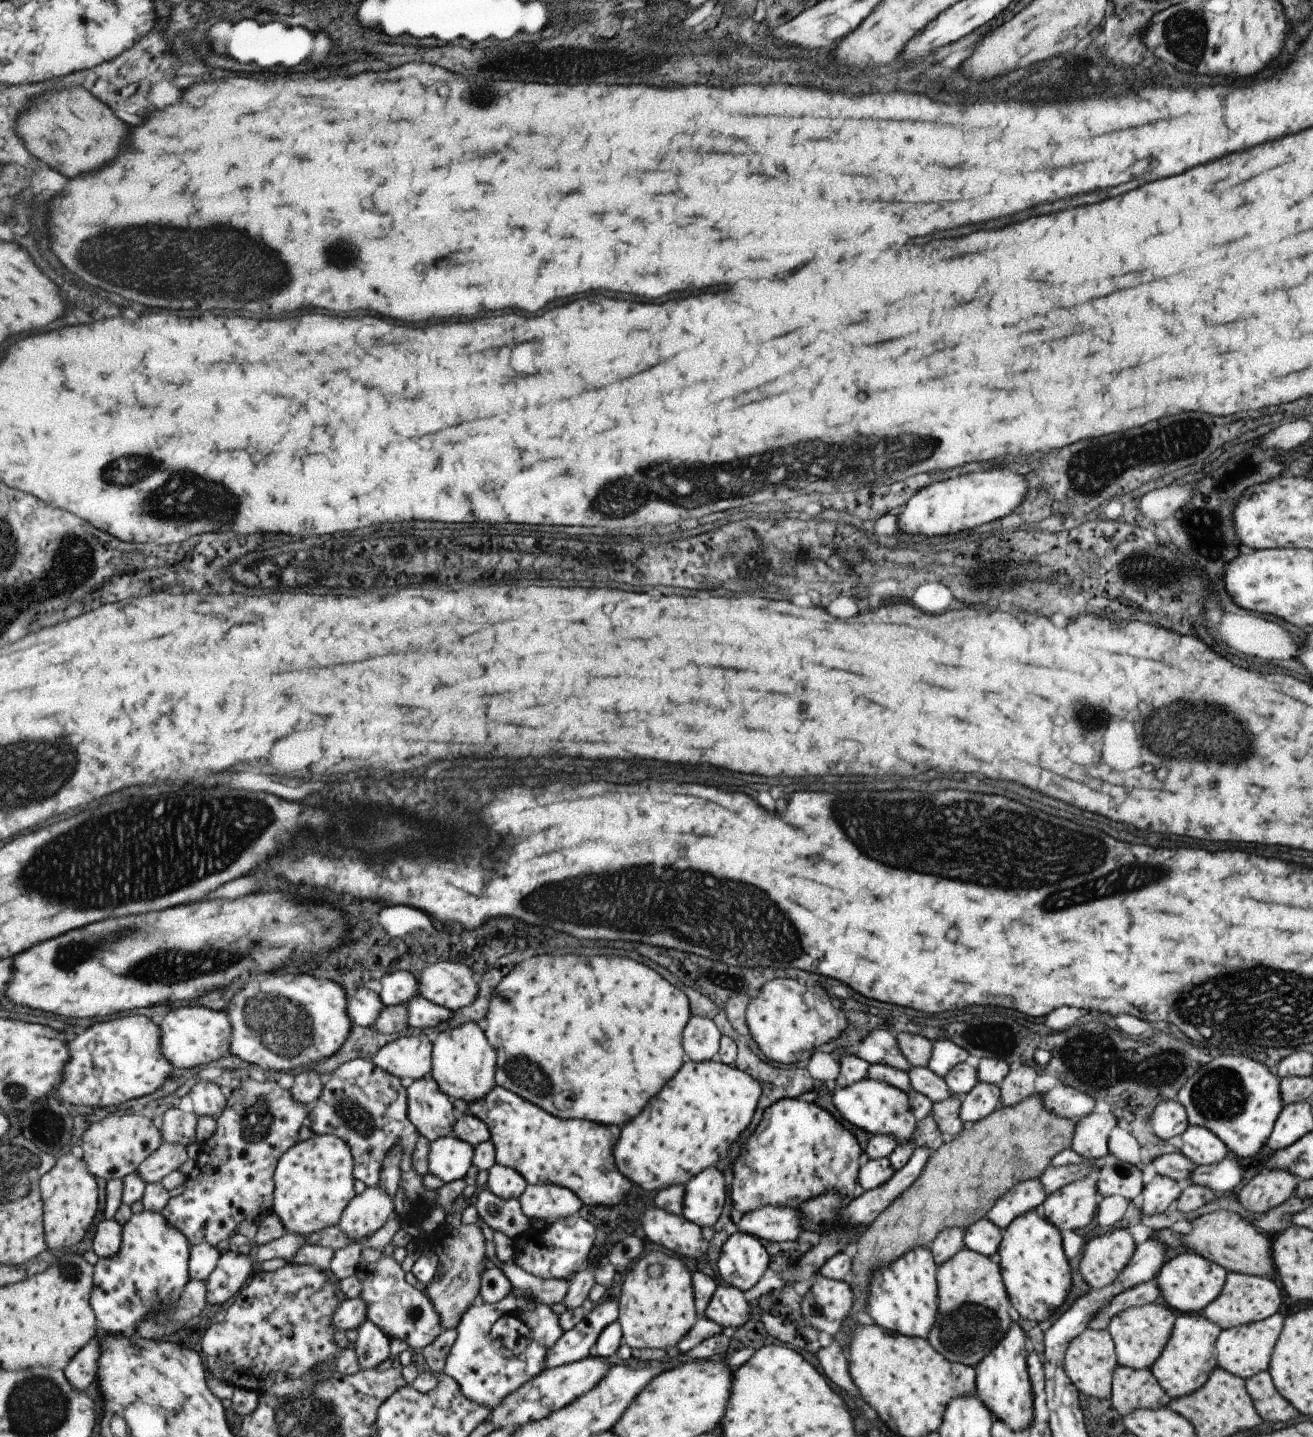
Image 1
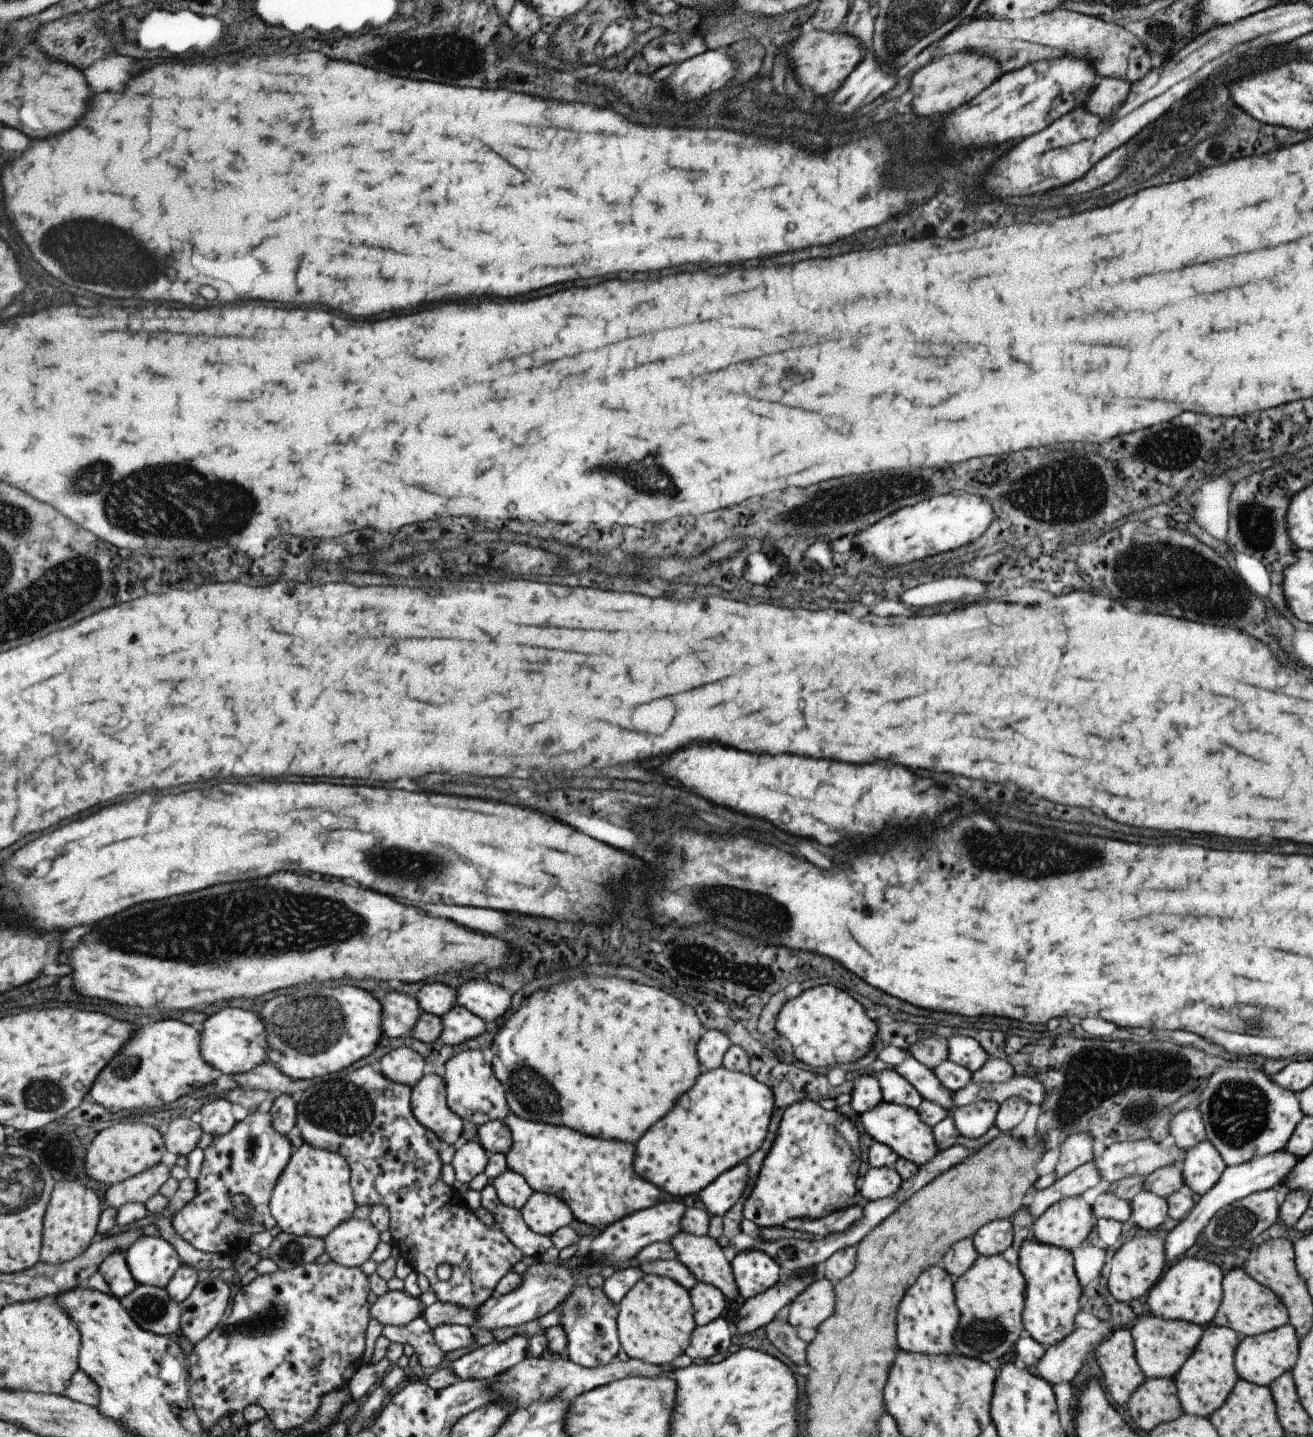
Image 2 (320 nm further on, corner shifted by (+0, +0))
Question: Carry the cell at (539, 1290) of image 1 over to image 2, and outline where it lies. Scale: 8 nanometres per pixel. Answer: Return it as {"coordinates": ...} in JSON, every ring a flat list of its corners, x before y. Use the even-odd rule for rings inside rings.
{"coordinates":[[435,1302,423,1310,423,1319,426,1326,431,1329,439,1324,453,1324,469,1328,477,1322,477,1308,463,1308,451,1302]]}

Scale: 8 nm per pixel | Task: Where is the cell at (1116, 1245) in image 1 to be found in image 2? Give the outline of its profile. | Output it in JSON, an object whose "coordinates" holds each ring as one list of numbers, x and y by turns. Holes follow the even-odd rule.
{"coordinates":[[1149,1234,1131,1238,1117,1247,1106,1269,1106,1286,1114,1300,1130,1303,1144,1296,1164,1273,1167,1264,1163,1258,1162,1240]]}

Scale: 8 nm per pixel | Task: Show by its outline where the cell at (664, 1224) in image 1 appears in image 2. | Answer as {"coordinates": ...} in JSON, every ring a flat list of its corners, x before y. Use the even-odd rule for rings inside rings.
{"coordinates":[[677,1232,670,1239,677,1261,683,1264,695,1280,717,1288,725,1299,734,1300,737,1288,729,1262,715,1239]]}

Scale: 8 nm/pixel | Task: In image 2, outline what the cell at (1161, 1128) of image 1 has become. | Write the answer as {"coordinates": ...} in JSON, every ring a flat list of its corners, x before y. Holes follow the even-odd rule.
{"coordinates":[[1197,1107,1177,1112,1169,1120,1167,1132,1173,1137,1175,1146,1185,1151,1206,1140,1201,1114]]}

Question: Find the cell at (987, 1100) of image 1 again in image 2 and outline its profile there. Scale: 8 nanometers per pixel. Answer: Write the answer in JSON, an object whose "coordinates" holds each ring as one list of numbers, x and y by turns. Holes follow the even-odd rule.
{"coordinates":[[979,1100,955,1109,952,1120,958,1135,974,1139,994,1125,998,1105,991,1100]]}

